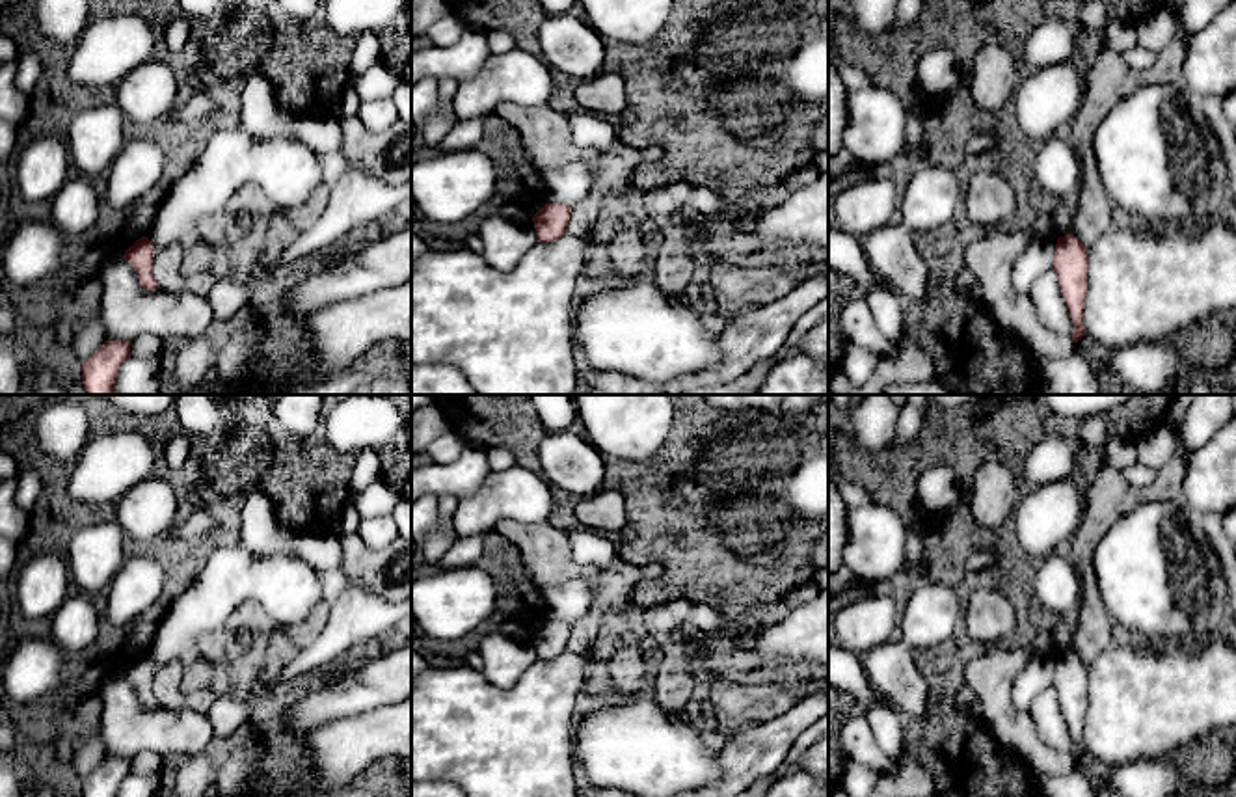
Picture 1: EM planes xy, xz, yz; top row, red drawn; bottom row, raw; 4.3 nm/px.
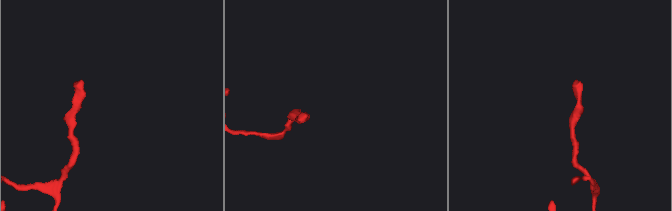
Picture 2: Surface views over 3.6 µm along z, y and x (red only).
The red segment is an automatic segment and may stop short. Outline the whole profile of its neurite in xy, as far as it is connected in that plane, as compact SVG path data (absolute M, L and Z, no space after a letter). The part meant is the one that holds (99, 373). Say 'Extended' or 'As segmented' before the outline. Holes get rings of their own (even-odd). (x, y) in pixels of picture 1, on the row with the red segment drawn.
As segmented. M117 339L102 343L101 348L82 363L82 384L87 395L117 395L117 372L130 356L130 341Z

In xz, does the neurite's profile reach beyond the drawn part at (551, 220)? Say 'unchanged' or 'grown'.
unchanged

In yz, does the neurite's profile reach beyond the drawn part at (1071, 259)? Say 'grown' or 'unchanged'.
unchanged

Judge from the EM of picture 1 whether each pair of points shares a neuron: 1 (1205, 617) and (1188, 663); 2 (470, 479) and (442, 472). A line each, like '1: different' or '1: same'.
1: different
2: same

